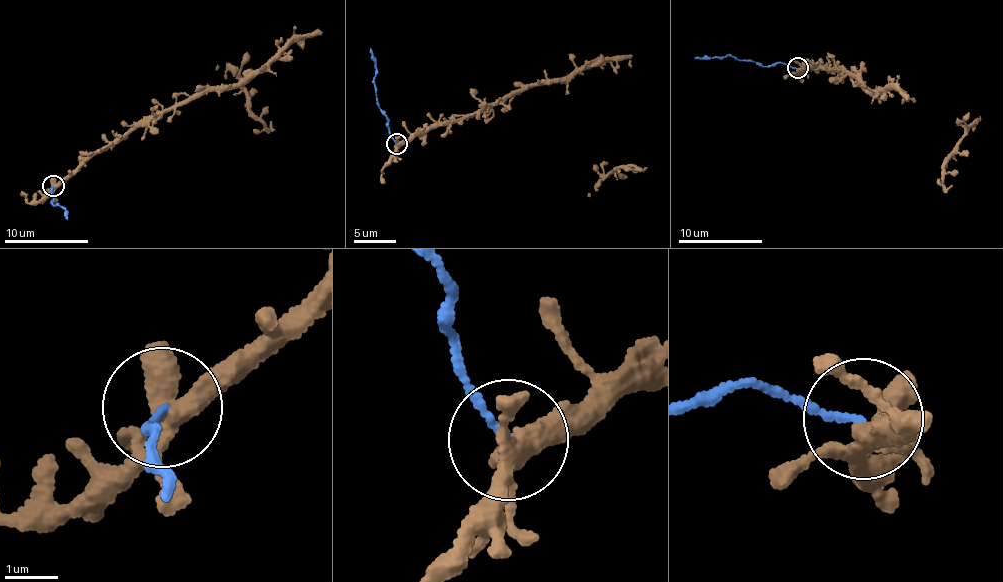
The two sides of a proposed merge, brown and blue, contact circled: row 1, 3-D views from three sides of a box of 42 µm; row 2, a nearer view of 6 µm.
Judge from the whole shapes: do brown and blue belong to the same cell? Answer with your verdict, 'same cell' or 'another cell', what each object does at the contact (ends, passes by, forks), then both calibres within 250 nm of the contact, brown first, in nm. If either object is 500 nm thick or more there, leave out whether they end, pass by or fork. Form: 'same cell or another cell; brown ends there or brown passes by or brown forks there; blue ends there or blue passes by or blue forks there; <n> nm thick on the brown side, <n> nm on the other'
another cell; brown forks there; blue ends there; 360 nm thick on the brown side, 110 nm on the other

